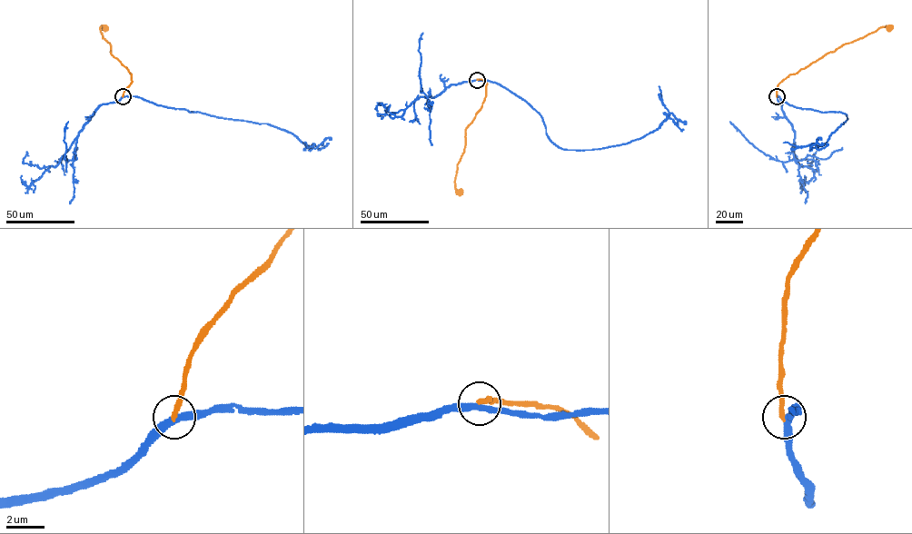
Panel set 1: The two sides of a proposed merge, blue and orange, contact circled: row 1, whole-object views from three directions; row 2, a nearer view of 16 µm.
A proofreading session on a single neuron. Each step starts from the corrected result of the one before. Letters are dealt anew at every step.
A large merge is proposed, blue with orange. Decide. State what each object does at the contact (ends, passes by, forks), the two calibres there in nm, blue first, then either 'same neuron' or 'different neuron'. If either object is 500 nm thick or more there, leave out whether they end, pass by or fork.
blue passes by; orange ends there; 340 nm thick on the blue side, 260 nm on the other; different neuron

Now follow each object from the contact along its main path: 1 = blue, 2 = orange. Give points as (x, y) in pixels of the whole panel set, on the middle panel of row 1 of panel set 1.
1: (477, 80), (495, 82), (525, 100), (559, 147), (582, 150), (625, 143), (659, 126), (669, 112), (659, 85)
2: (477, 80), (486, 83), (485, 99), (465, 130), (465, 146), (454, 182), (456, 188), (460, 192)

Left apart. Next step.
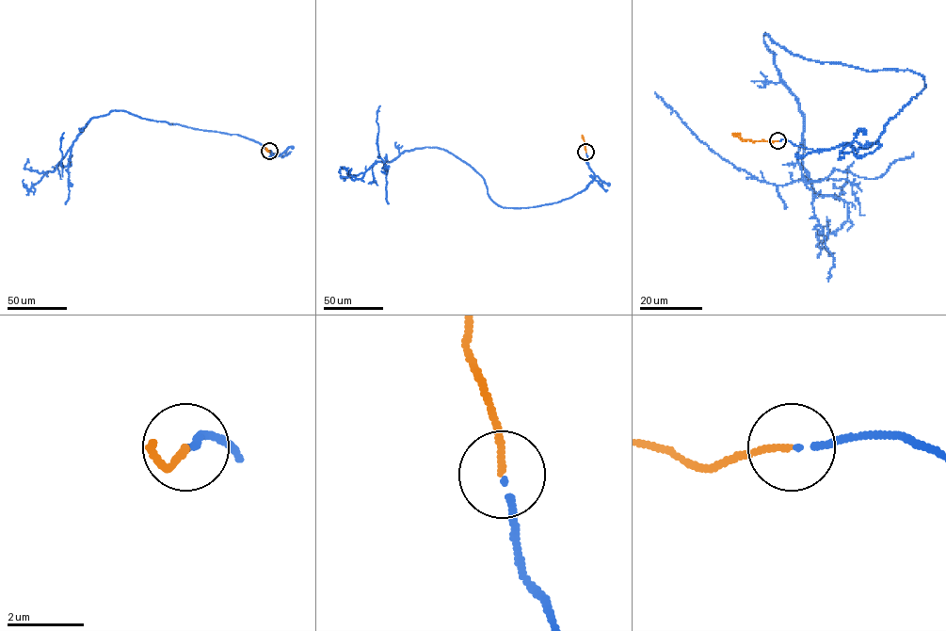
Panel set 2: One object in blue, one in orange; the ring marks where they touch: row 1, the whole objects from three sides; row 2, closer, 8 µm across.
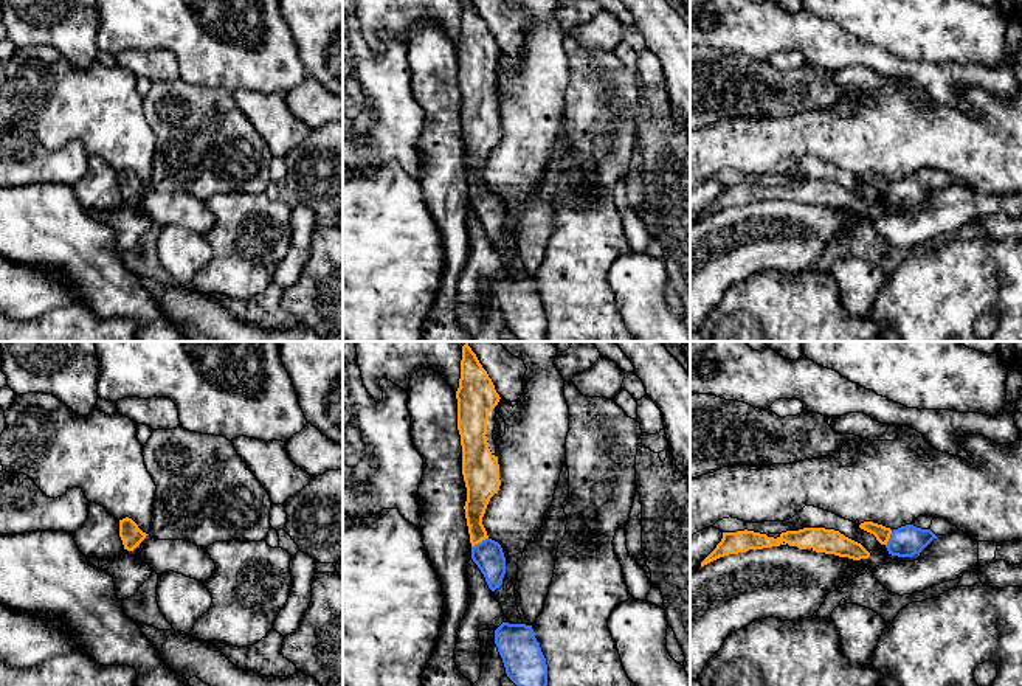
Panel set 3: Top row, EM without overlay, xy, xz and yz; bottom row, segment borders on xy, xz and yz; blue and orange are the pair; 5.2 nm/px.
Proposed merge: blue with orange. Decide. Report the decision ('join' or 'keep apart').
join

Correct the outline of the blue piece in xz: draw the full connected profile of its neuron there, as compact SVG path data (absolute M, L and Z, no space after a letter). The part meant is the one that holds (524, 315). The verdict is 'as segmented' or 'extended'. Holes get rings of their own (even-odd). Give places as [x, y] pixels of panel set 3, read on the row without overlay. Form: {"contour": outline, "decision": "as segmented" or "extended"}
{"contour": "M502 275L495 282L495 296L507 329L520 341L546 341L547 317L532 278Z", "decision": "as segmented"}

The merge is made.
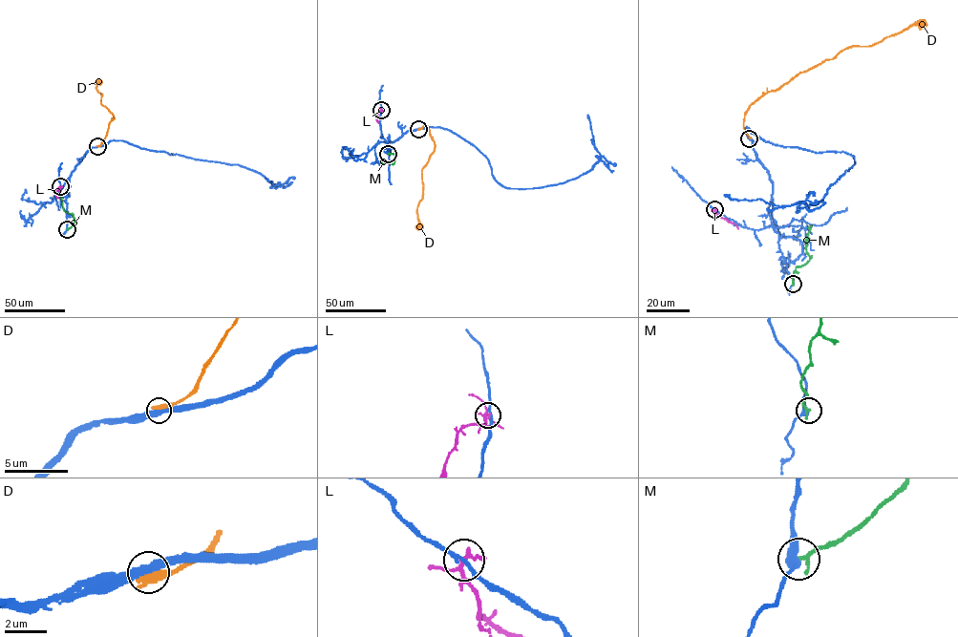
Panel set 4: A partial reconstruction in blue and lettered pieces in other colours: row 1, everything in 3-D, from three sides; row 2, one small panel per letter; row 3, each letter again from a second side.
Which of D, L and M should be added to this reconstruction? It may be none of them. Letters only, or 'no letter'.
no letter

